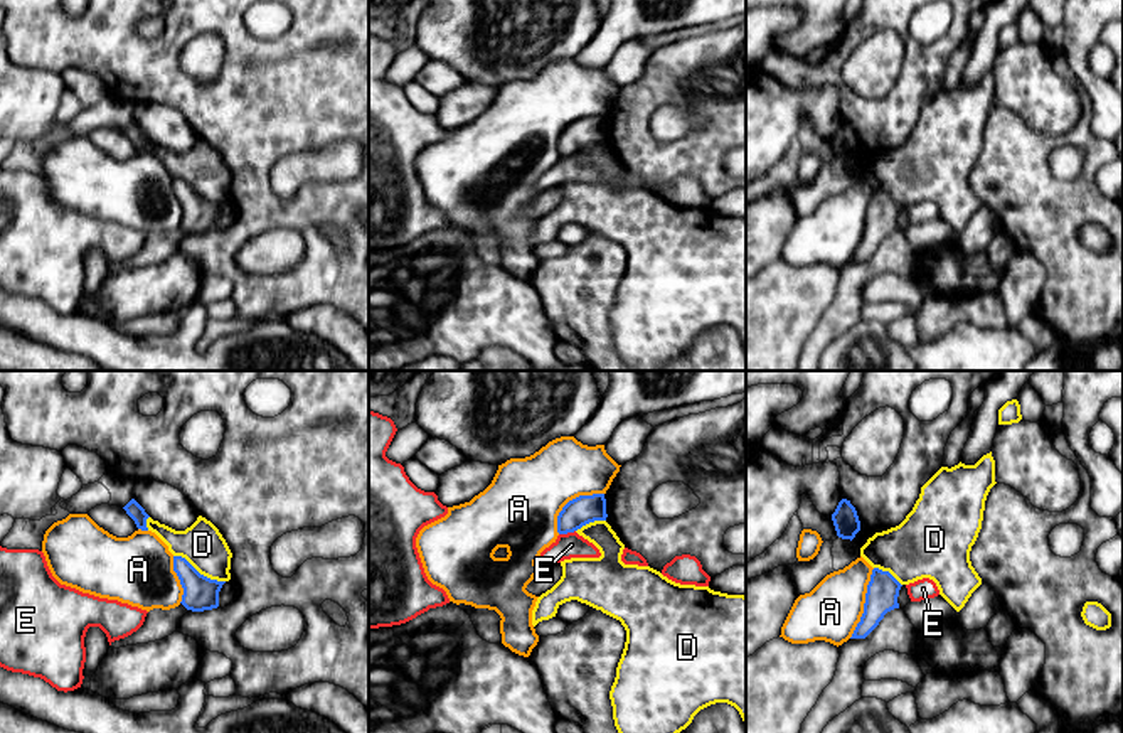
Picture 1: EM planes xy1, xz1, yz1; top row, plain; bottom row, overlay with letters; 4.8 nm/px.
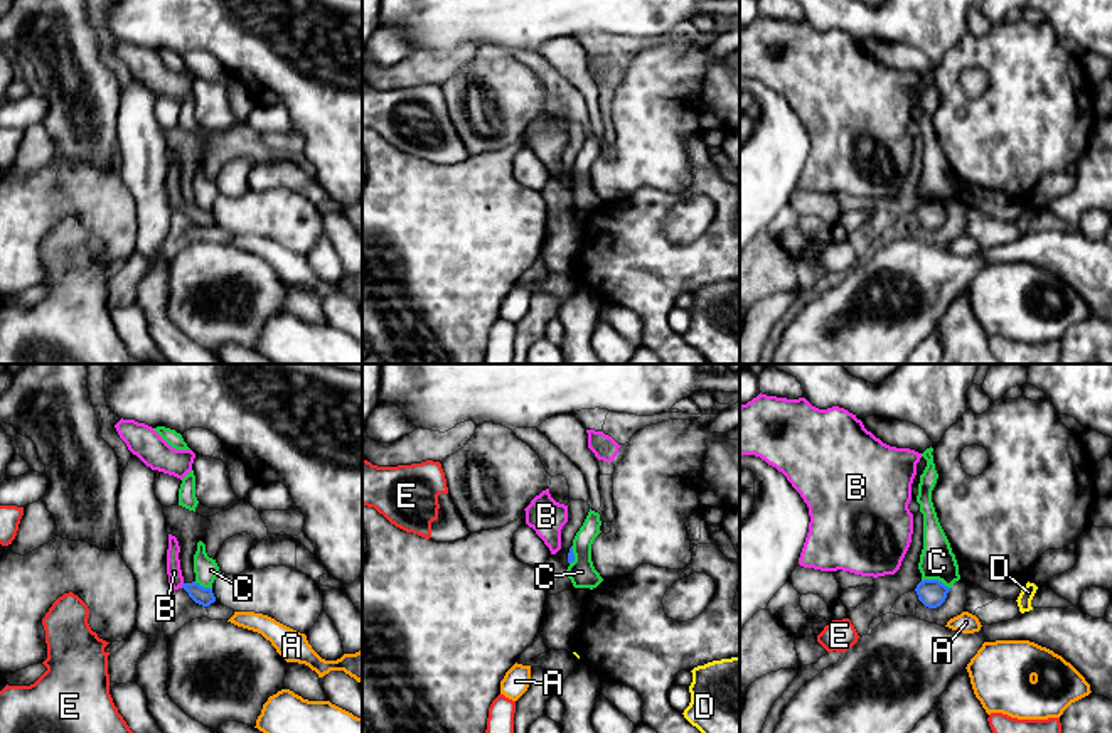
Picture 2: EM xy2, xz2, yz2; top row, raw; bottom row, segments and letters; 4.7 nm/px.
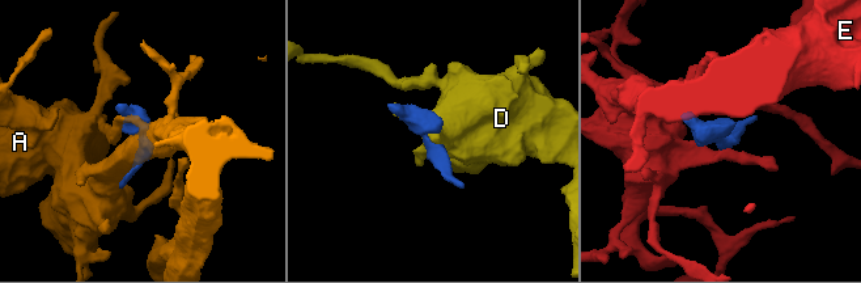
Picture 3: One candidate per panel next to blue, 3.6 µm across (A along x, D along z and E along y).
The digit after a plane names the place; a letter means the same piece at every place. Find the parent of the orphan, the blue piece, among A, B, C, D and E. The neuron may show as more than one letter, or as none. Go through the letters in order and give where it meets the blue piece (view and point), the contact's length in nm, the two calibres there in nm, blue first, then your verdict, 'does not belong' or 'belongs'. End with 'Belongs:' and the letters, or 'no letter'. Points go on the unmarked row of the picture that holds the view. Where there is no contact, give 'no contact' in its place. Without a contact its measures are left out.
A: yz1 (864, 226) | 360 nm | 160/280 nm | does not belong
B: xy2 (182, 208) | 30 nm | 90/70 nm | belongs
C: yz2 (935, 203) | 140 nm | 140/170 nm | does not belong
D: xy1 (197, 194) | 280 nm | 160/200 nm | does not belong
E: xz1 (566, 155) | 80 nm | 140/120 nm | does not belong
Belongs: B

